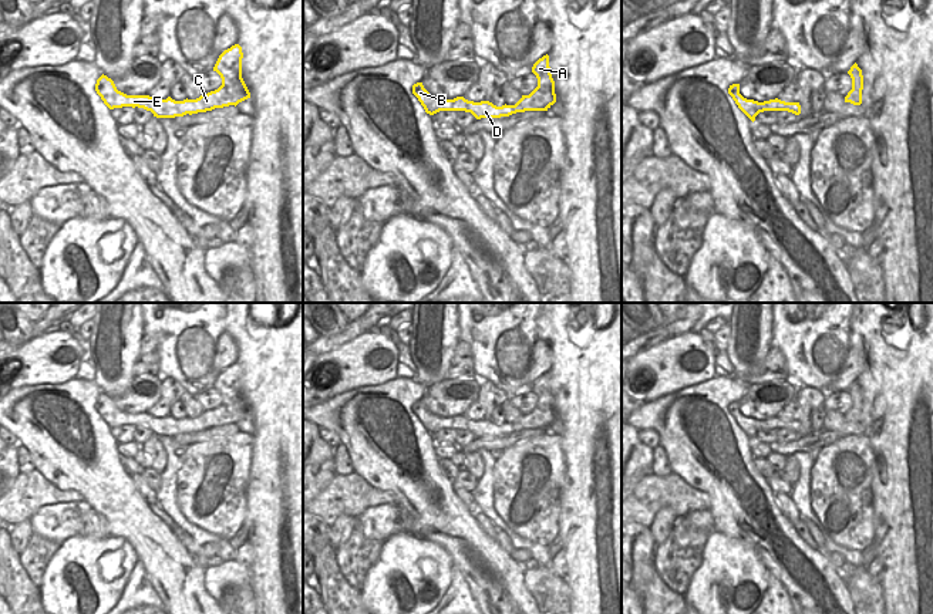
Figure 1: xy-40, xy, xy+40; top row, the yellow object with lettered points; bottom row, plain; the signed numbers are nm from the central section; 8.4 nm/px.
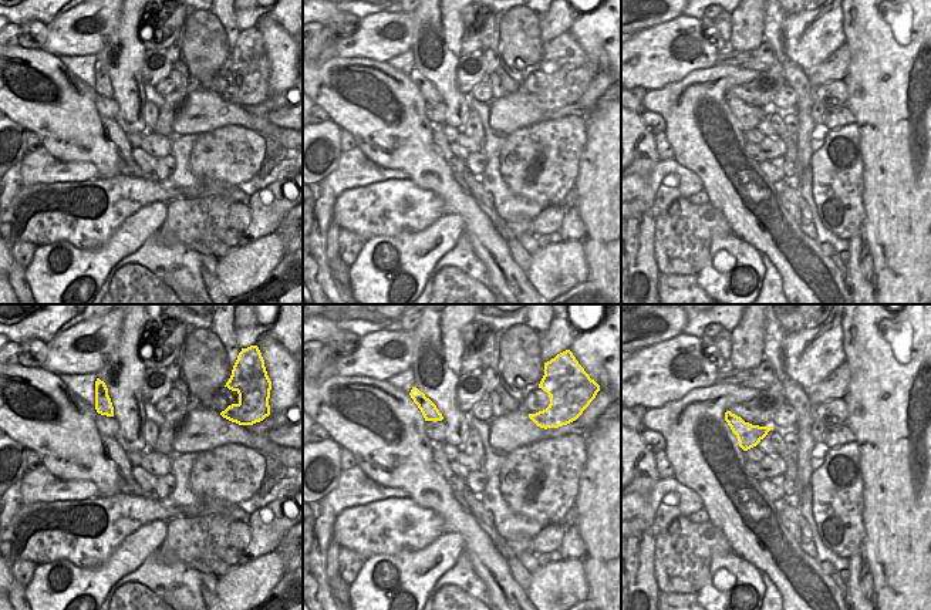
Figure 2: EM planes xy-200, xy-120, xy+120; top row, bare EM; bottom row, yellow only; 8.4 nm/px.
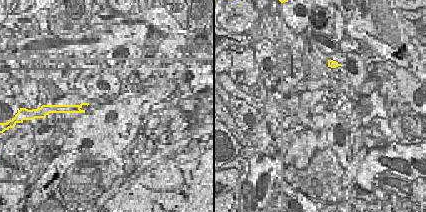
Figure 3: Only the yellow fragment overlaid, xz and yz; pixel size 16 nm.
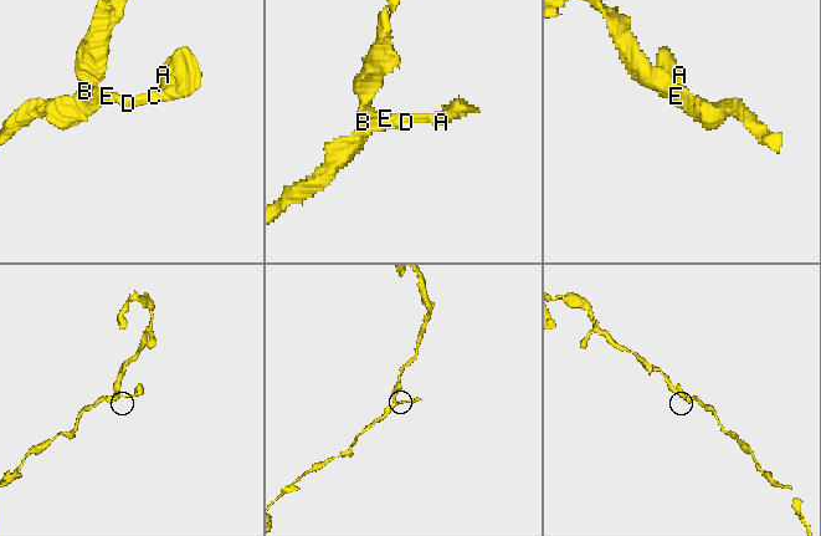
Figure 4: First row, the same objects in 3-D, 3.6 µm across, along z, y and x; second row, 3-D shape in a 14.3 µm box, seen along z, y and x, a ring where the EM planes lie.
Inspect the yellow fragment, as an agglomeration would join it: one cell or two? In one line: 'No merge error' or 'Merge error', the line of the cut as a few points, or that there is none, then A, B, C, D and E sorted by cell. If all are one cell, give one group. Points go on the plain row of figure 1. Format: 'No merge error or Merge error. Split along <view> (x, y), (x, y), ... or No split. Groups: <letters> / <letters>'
No merge error. No split. Groups: A B C D E

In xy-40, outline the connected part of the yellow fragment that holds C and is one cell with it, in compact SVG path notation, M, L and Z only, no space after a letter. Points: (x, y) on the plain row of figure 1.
M239 362L225 368L213 385L213 389L222 397L222 404L208 412L203 411L196 418L175 419L168 415L158 419L149 414L127 414L118 409L114 399L104 392L97 398L95 409L110 428L138 425L151 429L156 436L175 436L229 424L236 425L250 416L250 411L242 397L242 377L243 371Z

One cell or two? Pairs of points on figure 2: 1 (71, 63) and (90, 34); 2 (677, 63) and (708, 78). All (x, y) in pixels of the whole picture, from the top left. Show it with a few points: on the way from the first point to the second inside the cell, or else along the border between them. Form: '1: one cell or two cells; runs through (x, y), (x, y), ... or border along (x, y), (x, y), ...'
1: two cells; border along (95, 54), (58, 56)
2: two cells; border along (714, 64), (694, 68), (663, 87)

